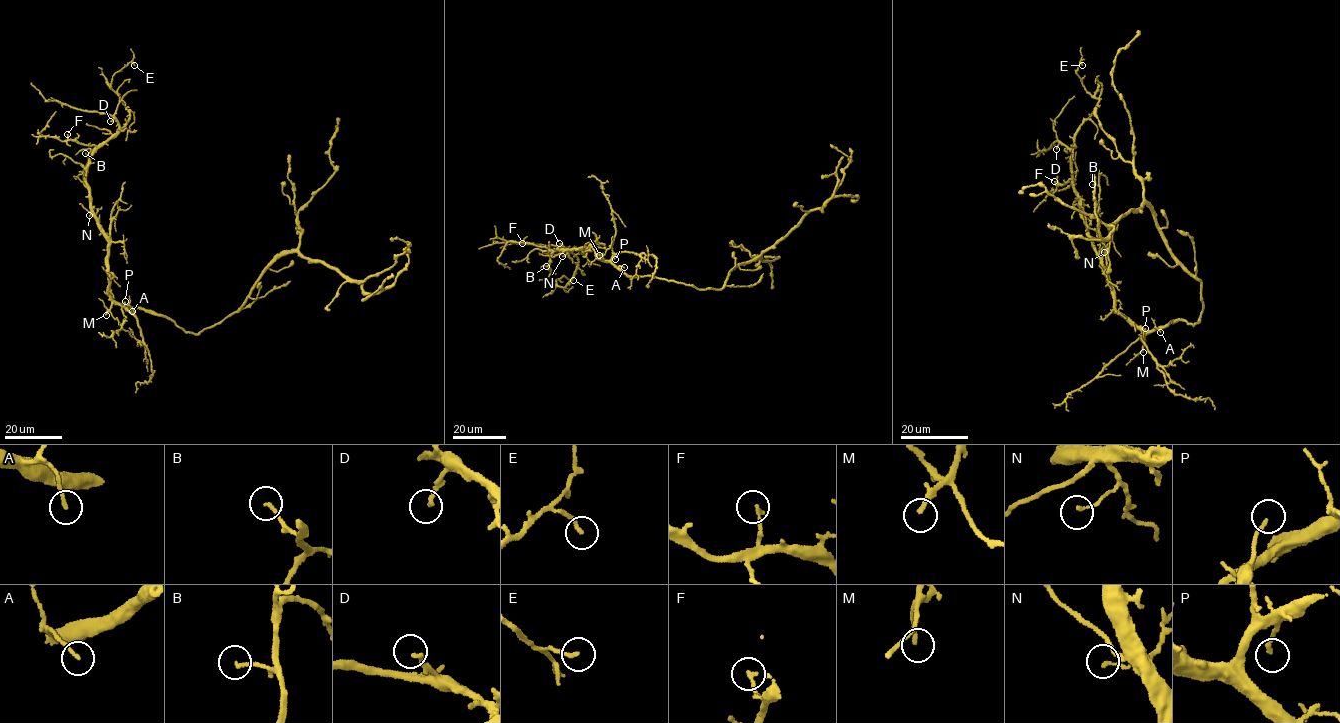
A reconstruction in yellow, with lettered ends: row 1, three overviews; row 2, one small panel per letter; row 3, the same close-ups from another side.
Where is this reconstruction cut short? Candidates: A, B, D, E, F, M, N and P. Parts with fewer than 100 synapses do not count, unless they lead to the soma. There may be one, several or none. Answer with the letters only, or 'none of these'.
M

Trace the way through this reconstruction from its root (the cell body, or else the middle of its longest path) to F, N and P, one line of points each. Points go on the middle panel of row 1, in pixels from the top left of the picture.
F: (654, 277), (625, 275), (597, 257), (590, 245), (587, 250), (561, 248), (549, 253), (550, 249), (522, 243)
N: (654, 277), (625, 275), (597, 257), (590, 245), (587, 250), (567, 250), (562, 256)
P: (654, 277), (625, 275), (613, 264), (614, 255), (615, 259)

